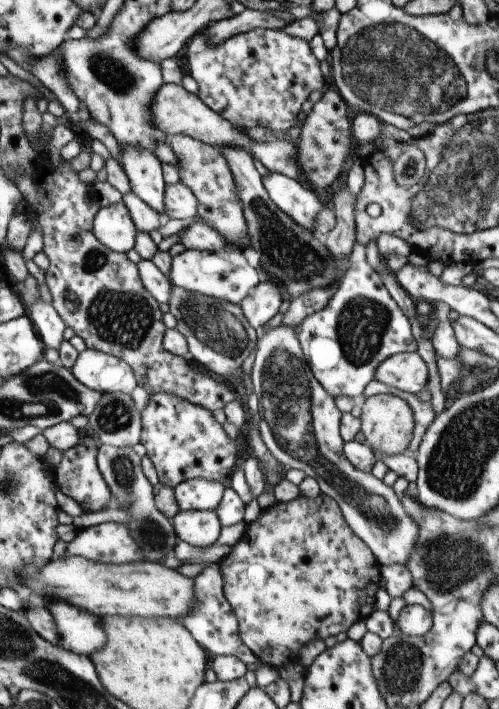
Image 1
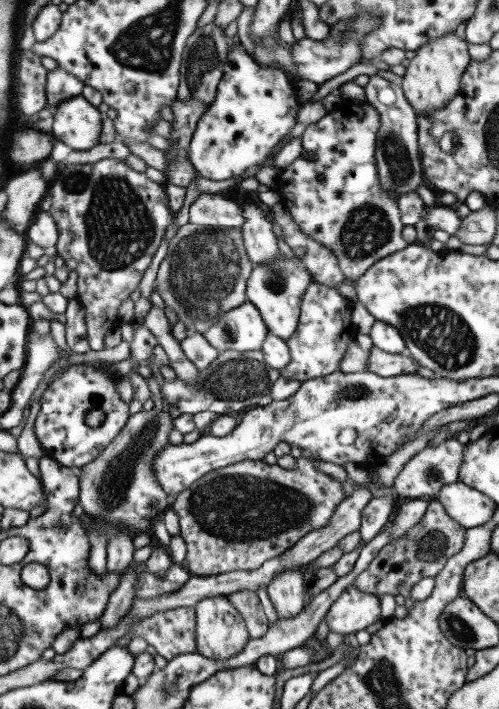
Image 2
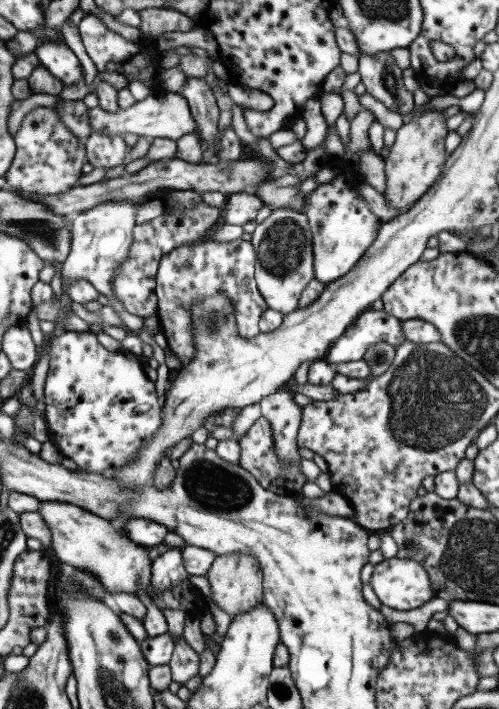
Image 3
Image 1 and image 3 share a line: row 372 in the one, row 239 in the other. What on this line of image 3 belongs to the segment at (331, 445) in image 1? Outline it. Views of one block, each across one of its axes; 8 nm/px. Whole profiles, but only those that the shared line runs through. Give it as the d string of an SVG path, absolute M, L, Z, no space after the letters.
M289 208L273 210L251 234L251 243L257 252L255 282L268 308L283 315L296 310L302 291L315 278L313 271L313 234L308 217Z

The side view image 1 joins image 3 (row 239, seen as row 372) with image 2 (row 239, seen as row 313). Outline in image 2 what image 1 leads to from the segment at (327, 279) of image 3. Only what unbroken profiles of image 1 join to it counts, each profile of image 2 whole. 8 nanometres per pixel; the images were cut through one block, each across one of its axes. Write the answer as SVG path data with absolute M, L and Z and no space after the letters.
M356 103L344 104L338 108L340 112L340 118L336 120L336 109L326 113L326 116L320 118L316 122L309 124L304 130L304 134L301 136L303 153L300 157L296 158L294 162L290 163L285 169L281 169L276 178L276 185L279 189L282 203L290 212L293 221L298 224L298 227L304 231L304 233L310 235L312 239L326 245L338 259L338 265L340 270L344 273L345 278L356 281L360 279L360 276L364 275L364 272L368 270L377 260L384 258L385 256L394 254L400 249L407 247L409 244L402 237L402 229L404 224L400 218L400 208L398 208L398 197L390 196L386 190L380 188L380 180L378 180L378 166L376 166L377 160L375 158L376 151L376 138L378 128L380 128L380 113L376 110L376 107L370 105L370 103L362 103L362 106L356 106Z

